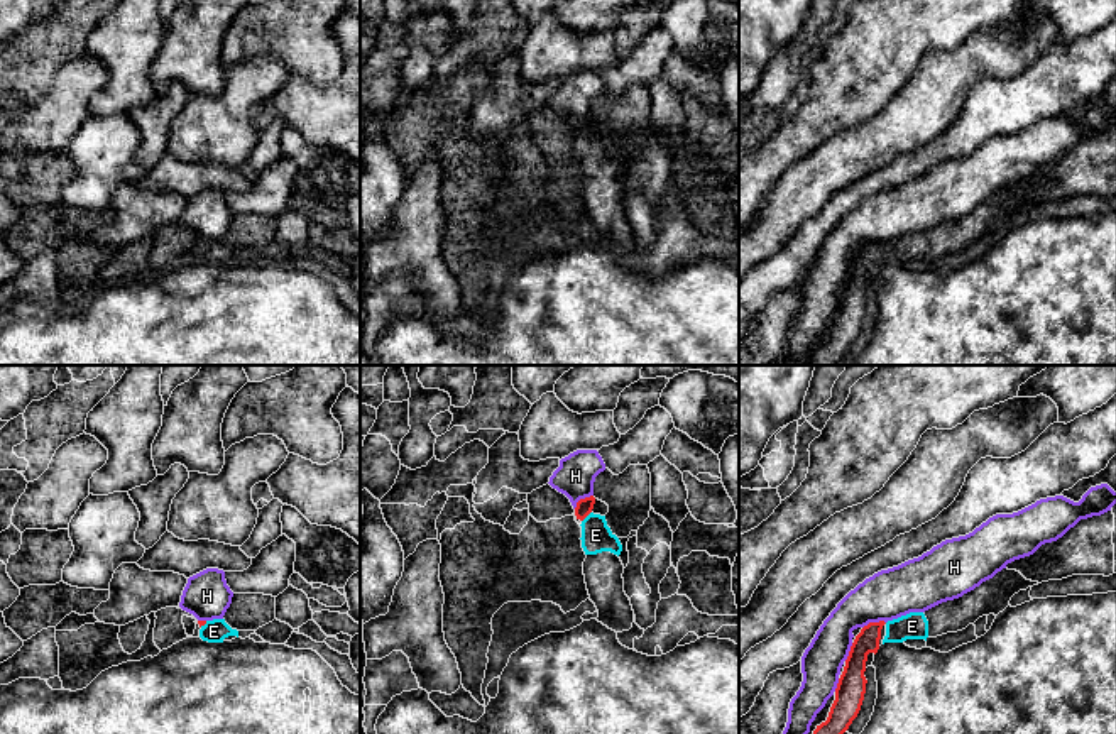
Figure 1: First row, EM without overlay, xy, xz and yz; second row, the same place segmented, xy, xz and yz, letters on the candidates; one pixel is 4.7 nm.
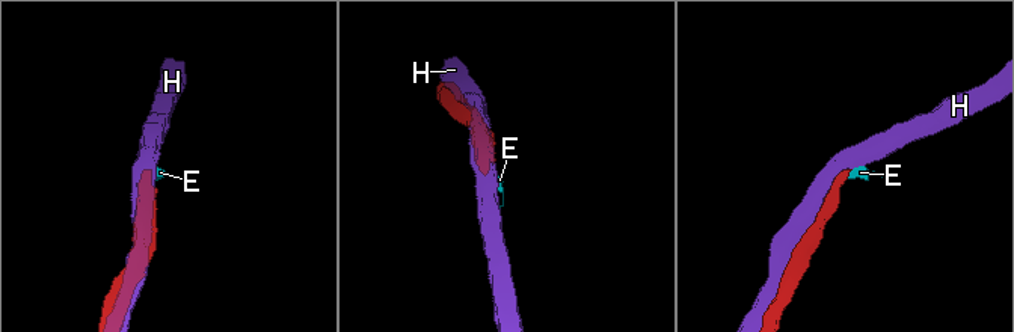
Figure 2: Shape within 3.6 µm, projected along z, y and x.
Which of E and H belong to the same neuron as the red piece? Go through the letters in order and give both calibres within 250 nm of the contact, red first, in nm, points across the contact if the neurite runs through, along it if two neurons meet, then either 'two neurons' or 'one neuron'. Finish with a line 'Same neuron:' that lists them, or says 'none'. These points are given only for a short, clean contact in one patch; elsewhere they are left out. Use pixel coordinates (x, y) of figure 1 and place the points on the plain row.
E: 80 nm thick on the red side, 140 nm on the other; runs through xz (584, 127), (587, 136), (596, 156); one neuron
H: 110 nm thick on the red side, 240 nm on the other; two neurons
Same neuron: E

